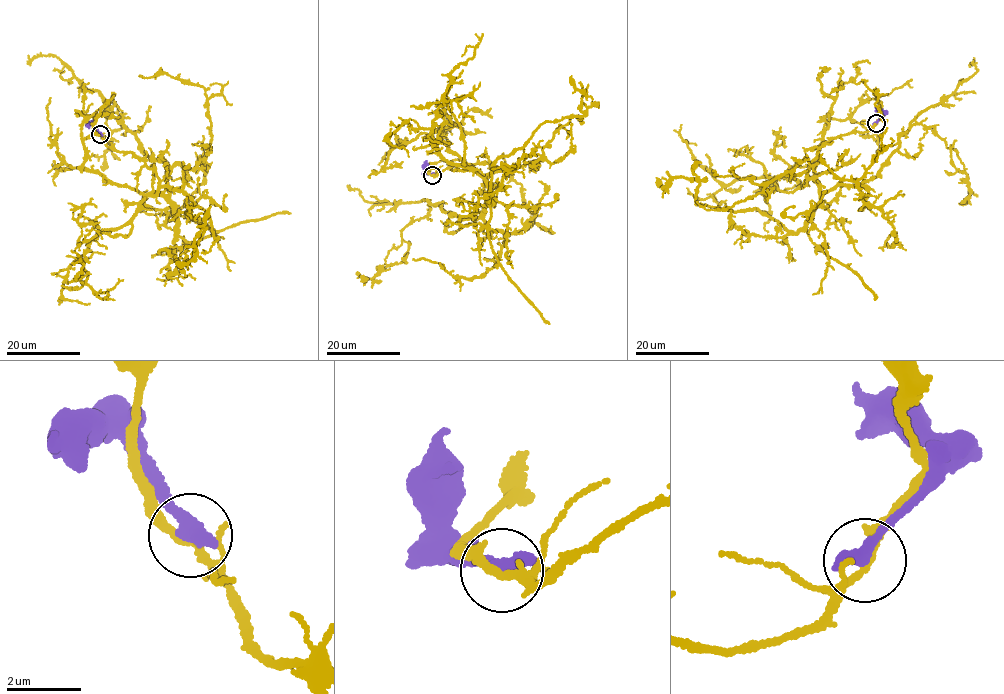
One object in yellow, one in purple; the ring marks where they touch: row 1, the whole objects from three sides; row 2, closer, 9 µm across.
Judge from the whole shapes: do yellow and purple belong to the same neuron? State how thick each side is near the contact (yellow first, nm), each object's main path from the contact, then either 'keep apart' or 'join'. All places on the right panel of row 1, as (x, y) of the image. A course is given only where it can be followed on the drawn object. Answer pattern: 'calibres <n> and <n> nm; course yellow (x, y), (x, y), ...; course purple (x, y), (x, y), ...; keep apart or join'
calibres 200 and 460 nm; course yellow (876, 124), (830, 140), (808, 177), (827, 192), (859, 185), (920, 123), (962, 173), (956, 140); course purple (876, 123), (882, 114), (875, 106); keep apart

